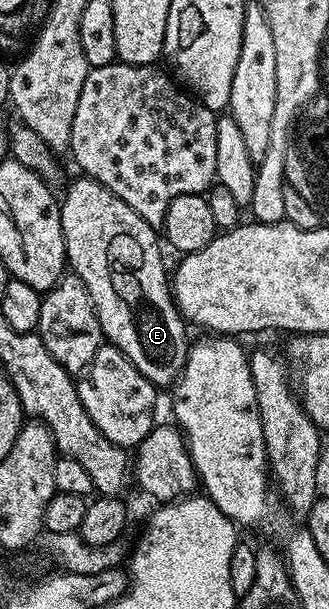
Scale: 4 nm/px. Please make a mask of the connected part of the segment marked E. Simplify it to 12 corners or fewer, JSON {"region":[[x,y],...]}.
{"region":[[84,175],[59,201],[102,338],[172,386],[191,338],[158,230]]}

